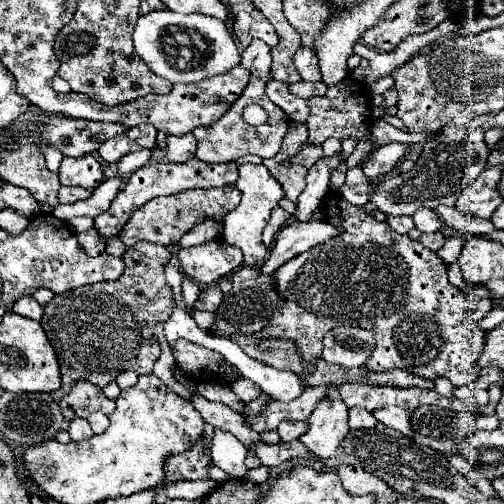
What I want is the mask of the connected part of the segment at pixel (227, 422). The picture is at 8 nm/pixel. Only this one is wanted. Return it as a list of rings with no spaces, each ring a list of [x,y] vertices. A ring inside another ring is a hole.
[[[195,395],[193,397],[193,407],[201,413],[201,417],[211,423],[213,427],[219,427],[219,429],[225,429],[225,431],[231,431],[247,449],[255,443],[261,443],[261,437],[259,433],[255,433],[253,429],[249,429],[245,423],[243,423],[243,417],[239,413],[235,413],[231,407],[223,405],[223,403],[213,403],[213,401],[207,401],[205,397],[201,395]]]

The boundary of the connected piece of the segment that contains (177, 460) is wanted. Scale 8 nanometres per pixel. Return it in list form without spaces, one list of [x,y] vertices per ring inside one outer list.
[[[197,439],[195,445],[191,445],[185,453],[173,453],[169,455],[169,461],[165,461],[165,483],[173,481],[205,481],[209,479],[209,465],[211,465],[209,449],[205,447],[205,439]]]

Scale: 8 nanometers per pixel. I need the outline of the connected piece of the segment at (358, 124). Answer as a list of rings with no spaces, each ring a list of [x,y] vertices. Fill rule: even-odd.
[[[347,75],[341,83],[333,85],[327,89],[327,95],[323,97],[311,97],[307,99],[309,105],[309,119],[307,119],[307,127],[309,127],[309,137],[307,143],[311,145],[321,145],[327,137],[337,137],[337,139],[355,139],[359,141],[369,141],[371,139],[371,105],[369,105],[369,89],[365,83],[353,79],[351,75]]]

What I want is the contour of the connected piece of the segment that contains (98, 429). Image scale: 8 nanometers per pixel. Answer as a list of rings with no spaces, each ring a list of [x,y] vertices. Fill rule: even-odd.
[[[91,413],[89,423],[91,423],[91,429],[93,429],[94,434],[105,433],[109,427],[109,419],[103,413]]]

